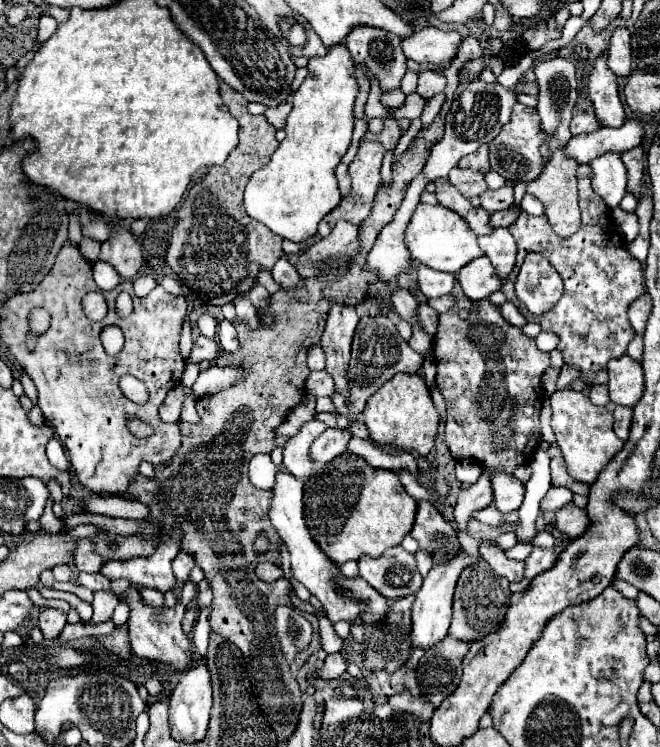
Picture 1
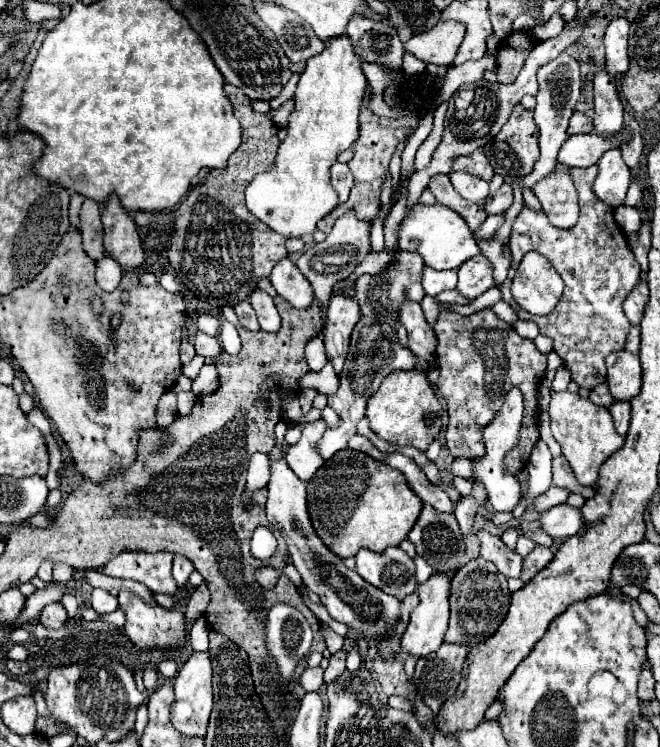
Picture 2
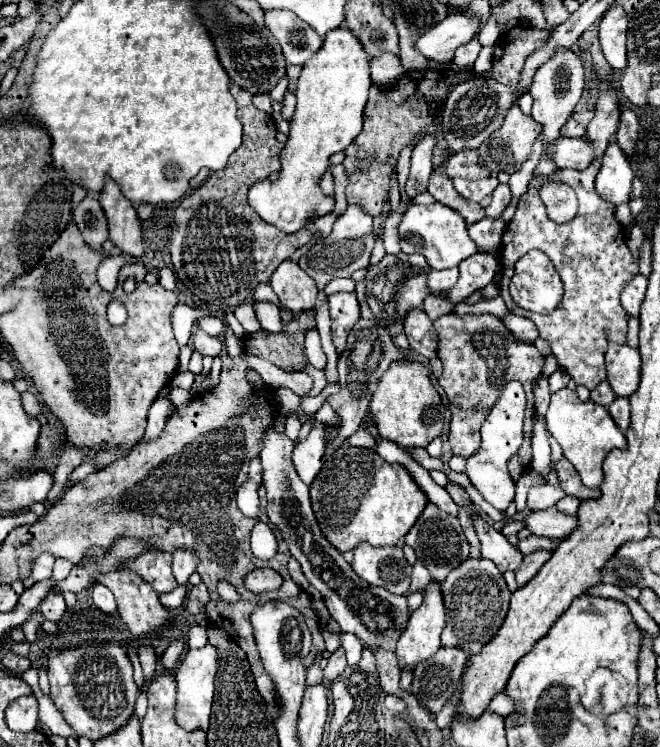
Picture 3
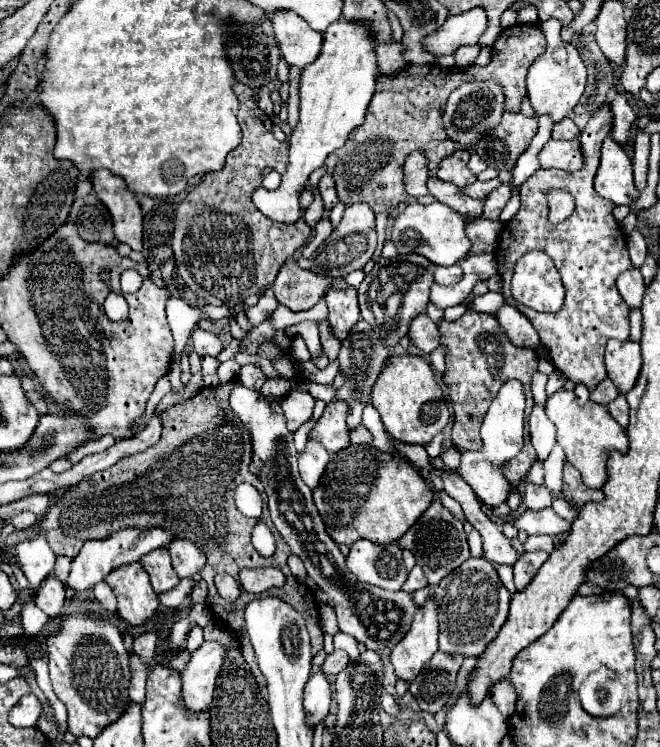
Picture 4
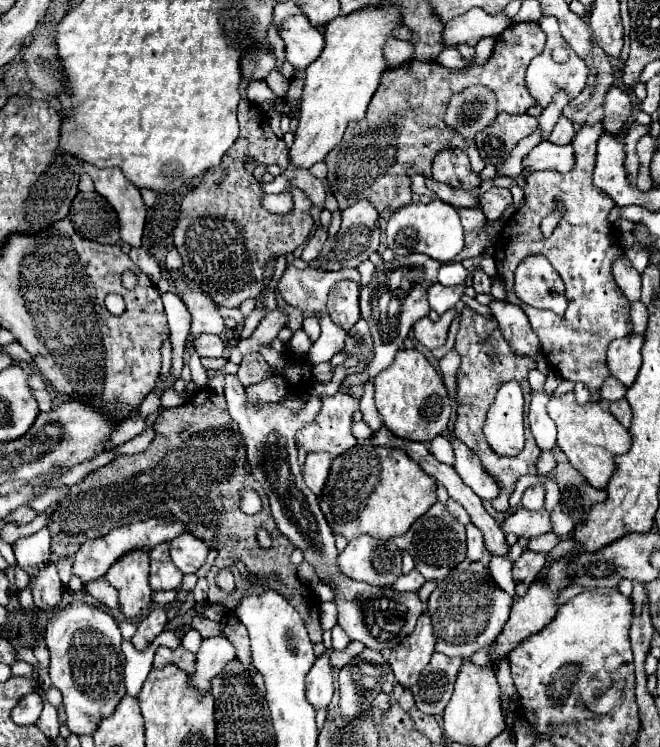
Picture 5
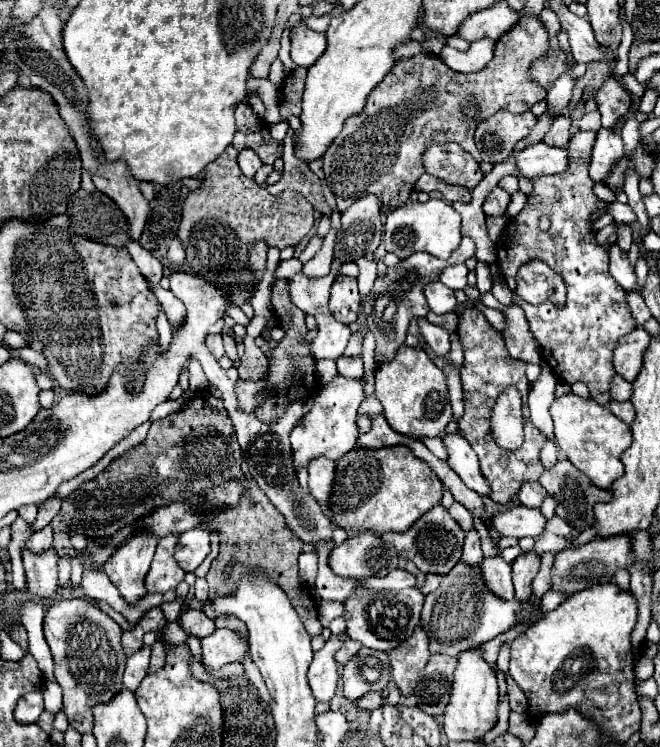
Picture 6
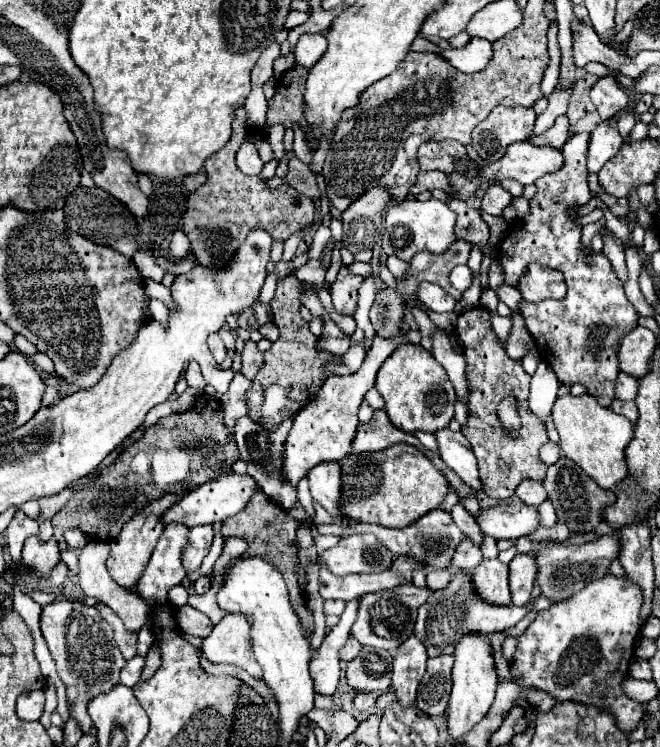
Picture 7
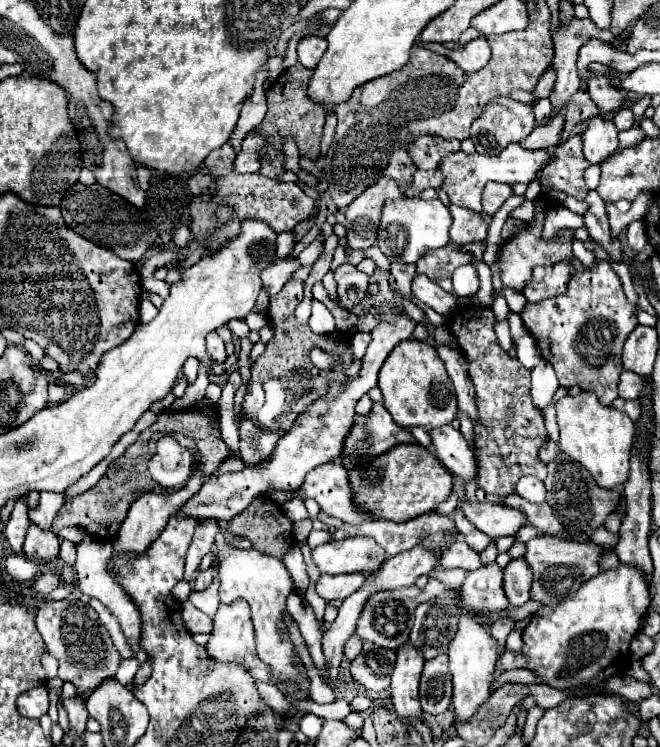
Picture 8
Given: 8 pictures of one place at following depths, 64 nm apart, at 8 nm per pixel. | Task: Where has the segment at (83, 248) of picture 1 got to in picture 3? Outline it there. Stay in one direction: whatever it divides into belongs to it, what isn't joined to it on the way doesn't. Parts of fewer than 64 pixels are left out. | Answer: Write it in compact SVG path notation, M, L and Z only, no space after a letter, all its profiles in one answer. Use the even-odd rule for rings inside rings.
M86 196L72 212L72 220L82 232L82 238L92 248L102 248L108 240L108 220L96 196Z

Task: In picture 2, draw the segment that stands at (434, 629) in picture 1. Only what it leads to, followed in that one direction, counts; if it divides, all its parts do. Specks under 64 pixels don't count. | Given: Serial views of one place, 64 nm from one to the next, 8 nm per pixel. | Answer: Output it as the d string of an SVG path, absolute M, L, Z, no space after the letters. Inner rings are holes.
M434 572L430 580L418 588L420 604L410 614L408 628L400 642L400 652L406 652L410 656L428 656L430 652L436 652L436 648L440 648L444 632L448 628L448 616L450 616L448 594L450 594L450 578L442 572Z

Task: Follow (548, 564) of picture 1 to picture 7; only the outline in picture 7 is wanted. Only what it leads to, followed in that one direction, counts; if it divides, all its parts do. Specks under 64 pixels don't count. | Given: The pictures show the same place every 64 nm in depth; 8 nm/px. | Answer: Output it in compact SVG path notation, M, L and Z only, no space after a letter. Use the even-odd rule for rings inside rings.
M518 554L510 564L510 592L512 592L512 604L526 606L530 602L530 592L536 578L536 562L532 554Z

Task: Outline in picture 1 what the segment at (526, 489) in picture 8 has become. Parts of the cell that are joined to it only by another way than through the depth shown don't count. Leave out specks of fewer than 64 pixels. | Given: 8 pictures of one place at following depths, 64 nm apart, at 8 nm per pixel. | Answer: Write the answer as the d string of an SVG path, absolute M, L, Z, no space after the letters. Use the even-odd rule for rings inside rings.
M552 486L548 490L548 494L544 496L544 500L540 502L540 510L542 512L554 512L558 508L562 508L564 504L568 504L572 500L572 492L568 488L556 488Z

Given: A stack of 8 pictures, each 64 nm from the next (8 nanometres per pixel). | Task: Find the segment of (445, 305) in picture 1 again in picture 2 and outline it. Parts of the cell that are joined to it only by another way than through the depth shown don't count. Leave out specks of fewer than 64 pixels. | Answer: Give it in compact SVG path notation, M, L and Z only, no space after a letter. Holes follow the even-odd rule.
M456 290L440 292L436 298L438 298L438 302L442 302L442 304L470 304L470 300L466 300L464 296L460 296Z

